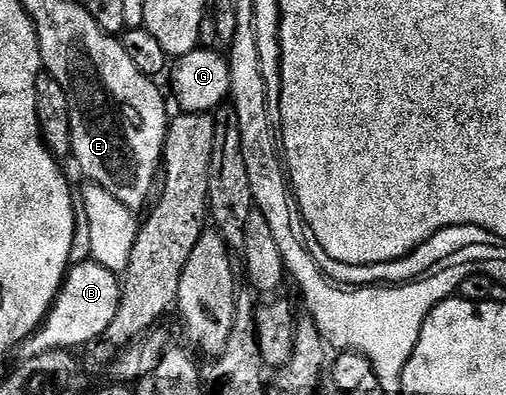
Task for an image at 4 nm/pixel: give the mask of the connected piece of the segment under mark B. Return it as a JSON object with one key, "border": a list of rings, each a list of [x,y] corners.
{"border":[[[92,259],[72,265],[65,274],[60,293],[52,304],[43,324],[17,348],[20,361],[29,361],[56,349],[78,349],[78,346],[103,338],[114,321],[121,299],[119,276]]]}

